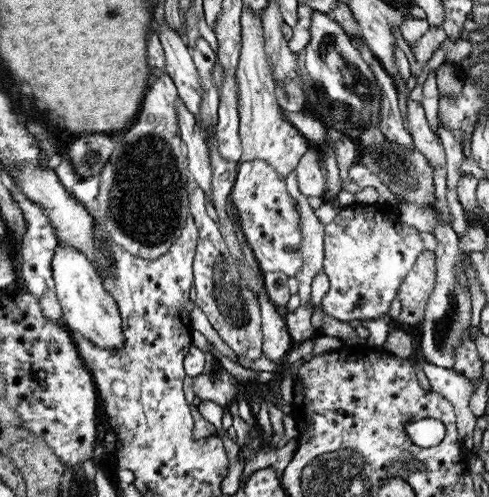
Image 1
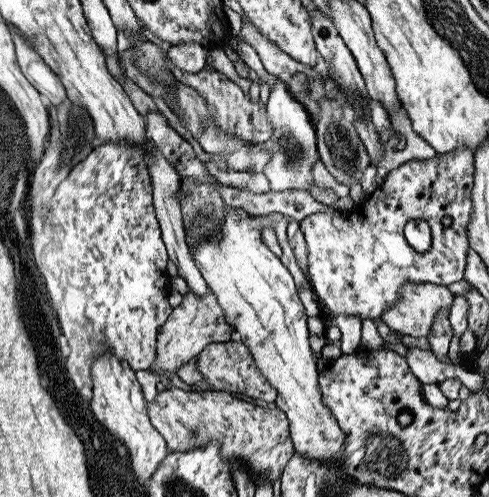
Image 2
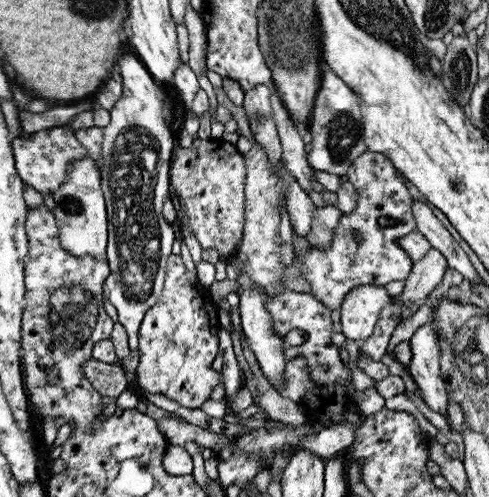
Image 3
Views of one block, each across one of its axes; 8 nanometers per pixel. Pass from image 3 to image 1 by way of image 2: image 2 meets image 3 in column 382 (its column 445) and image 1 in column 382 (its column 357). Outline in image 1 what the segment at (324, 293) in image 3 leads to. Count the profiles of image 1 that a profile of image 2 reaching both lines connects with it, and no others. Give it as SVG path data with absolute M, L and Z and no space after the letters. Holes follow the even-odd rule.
M350 204L338 210L336 218L324 226L322 238L322 274L330 286L320 300L320 308L340 320L380 320L388 314L390 304L406 274L424 252L424 240L416 228L400 222L398 210L382 204Z

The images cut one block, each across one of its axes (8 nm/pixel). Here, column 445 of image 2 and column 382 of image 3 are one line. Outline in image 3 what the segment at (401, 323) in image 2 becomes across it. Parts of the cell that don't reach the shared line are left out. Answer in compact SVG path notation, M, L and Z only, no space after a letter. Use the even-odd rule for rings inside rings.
M360 284L344 296L340 306L340 334L354 342L364 342L372 332L384 306L390 302L384 286Z

